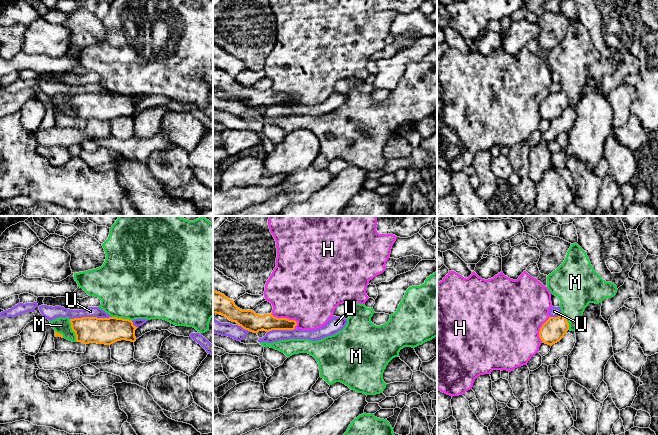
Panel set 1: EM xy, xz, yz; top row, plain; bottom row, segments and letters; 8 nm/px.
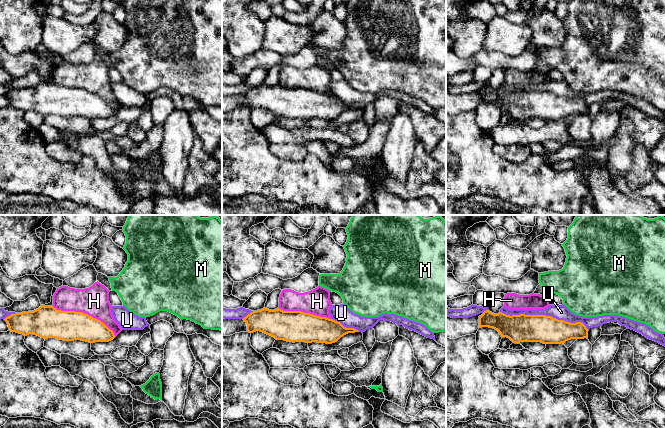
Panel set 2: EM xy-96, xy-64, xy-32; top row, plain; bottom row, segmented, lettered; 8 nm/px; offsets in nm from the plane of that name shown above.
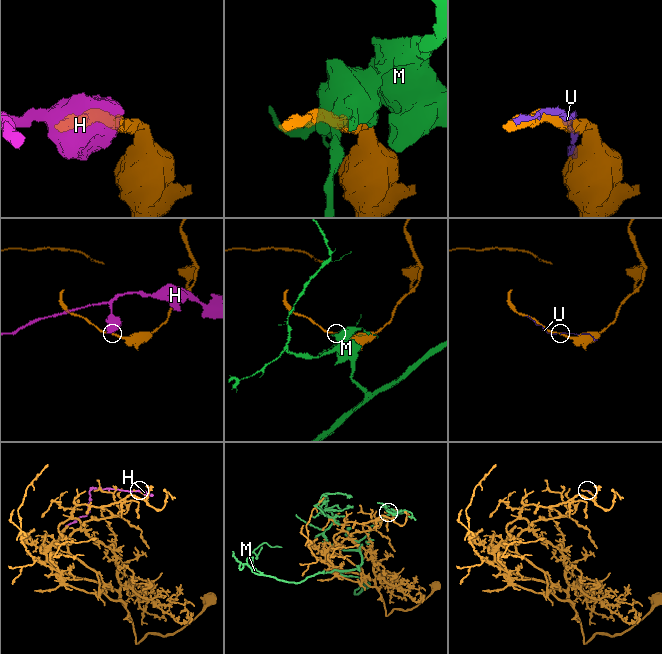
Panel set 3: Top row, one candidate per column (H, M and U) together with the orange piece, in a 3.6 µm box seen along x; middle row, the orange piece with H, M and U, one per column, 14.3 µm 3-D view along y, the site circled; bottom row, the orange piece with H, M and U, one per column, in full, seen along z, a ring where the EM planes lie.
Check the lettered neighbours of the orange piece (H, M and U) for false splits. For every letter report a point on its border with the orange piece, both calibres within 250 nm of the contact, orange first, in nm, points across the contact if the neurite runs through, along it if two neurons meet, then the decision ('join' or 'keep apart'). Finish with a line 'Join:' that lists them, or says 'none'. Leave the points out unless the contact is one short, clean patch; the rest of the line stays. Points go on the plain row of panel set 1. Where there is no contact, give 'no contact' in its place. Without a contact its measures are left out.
H: xz (286, 94) | 140/480 nm | keep apart
M: xy (72, 106) | 200/130 nm | keep apart
U: xy (90, 93) | 220/80 nm | keep apart
Join: none

